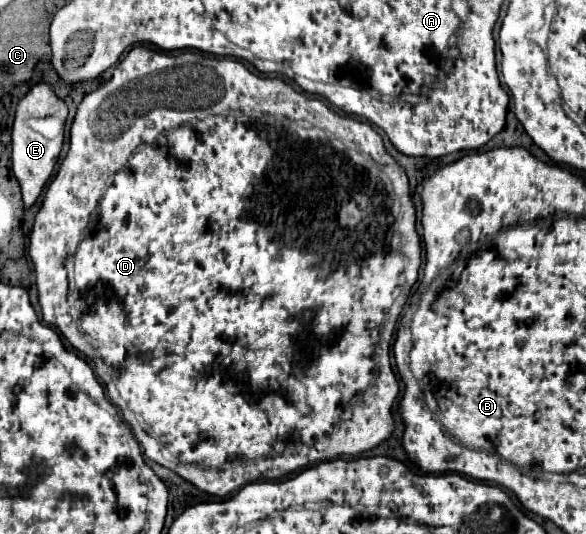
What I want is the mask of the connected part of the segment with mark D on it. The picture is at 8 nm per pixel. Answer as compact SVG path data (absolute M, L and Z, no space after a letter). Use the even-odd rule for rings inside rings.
M135 45L115 67L113 77L95 91L87 93L79 103L71 125L67 159L63 159L57 177L51 181L31 231L29 255L35 265L39 303L45 323L55 327L87 359L93 363L95 359L101 359L107 365L107 377L117 389L115 399L123 407L123 419L135 433L145 457L175 471L201 491L217 497L225 497L253 481L283 479L297 469L337 459L325 455L357 457L377 447L393 431L391 407L399 393L399 383L389 365L389 339L395 321L408 302L409 291L417 281L421 265L421 245L415 231L415 211L409 199L409 183L405 171L383 149L381 137L373 137L377 131L373 131L369 123L357 121L349 115L339 115L337 125L337 115L329 113L325 103L315 109L313 101L317 99L309 99L281 79L255 75L233 59L207 57L191 51L169 55L147 45ZM269 111L277 111L281 119L269 115ZM259 119L273 119L275 139L269 135L271 127L265 127L269 123ZM283 119L285 123L297 125L281 125L279 121ZM373 139L379 141L377 149L371 147ZM345 257L359 257L359 271L351 273Z

